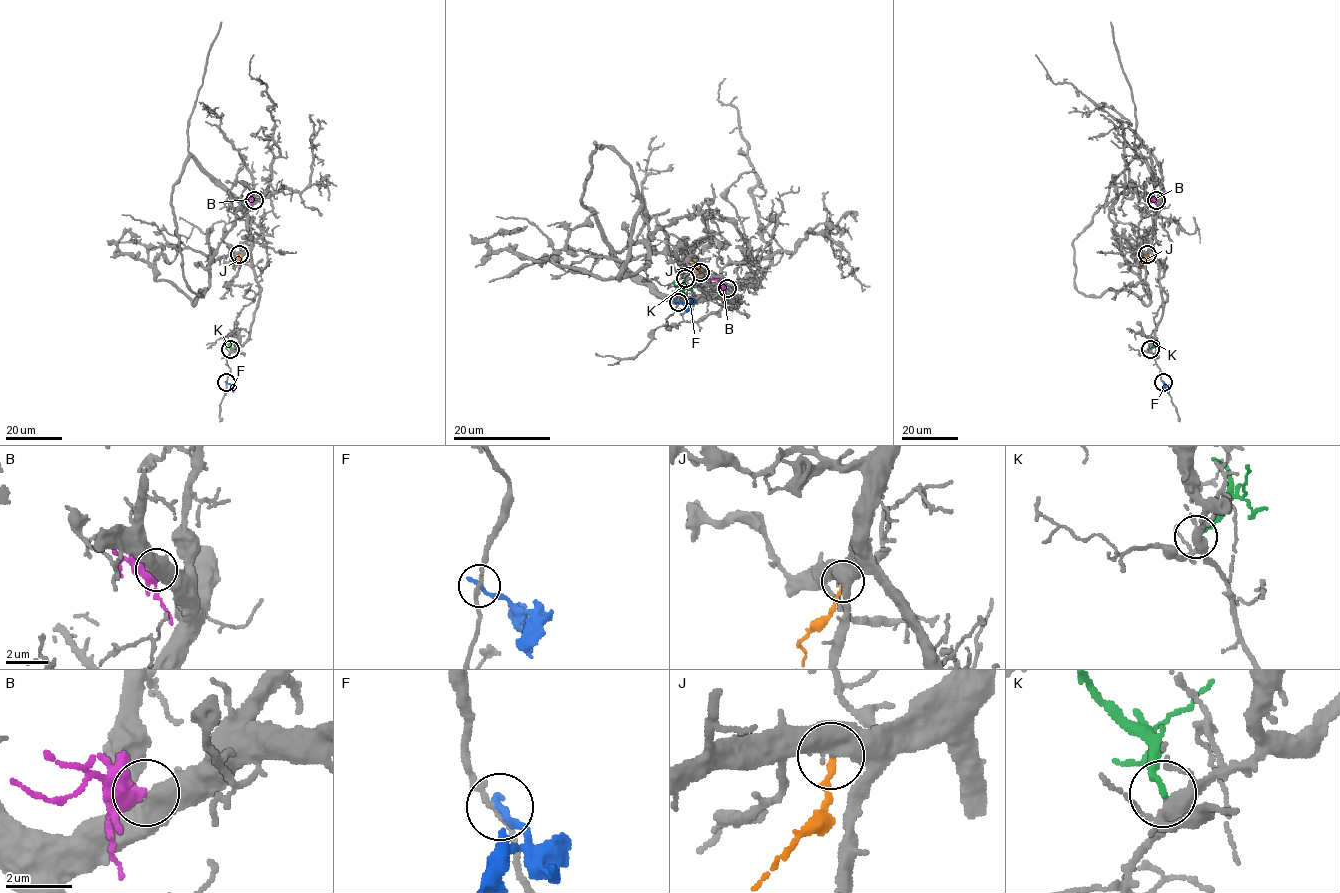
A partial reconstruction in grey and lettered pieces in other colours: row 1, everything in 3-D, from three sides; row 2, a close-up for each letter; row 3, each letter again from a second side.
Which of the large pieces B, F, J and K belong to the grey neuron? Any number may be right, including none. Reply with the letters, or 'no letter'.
B

